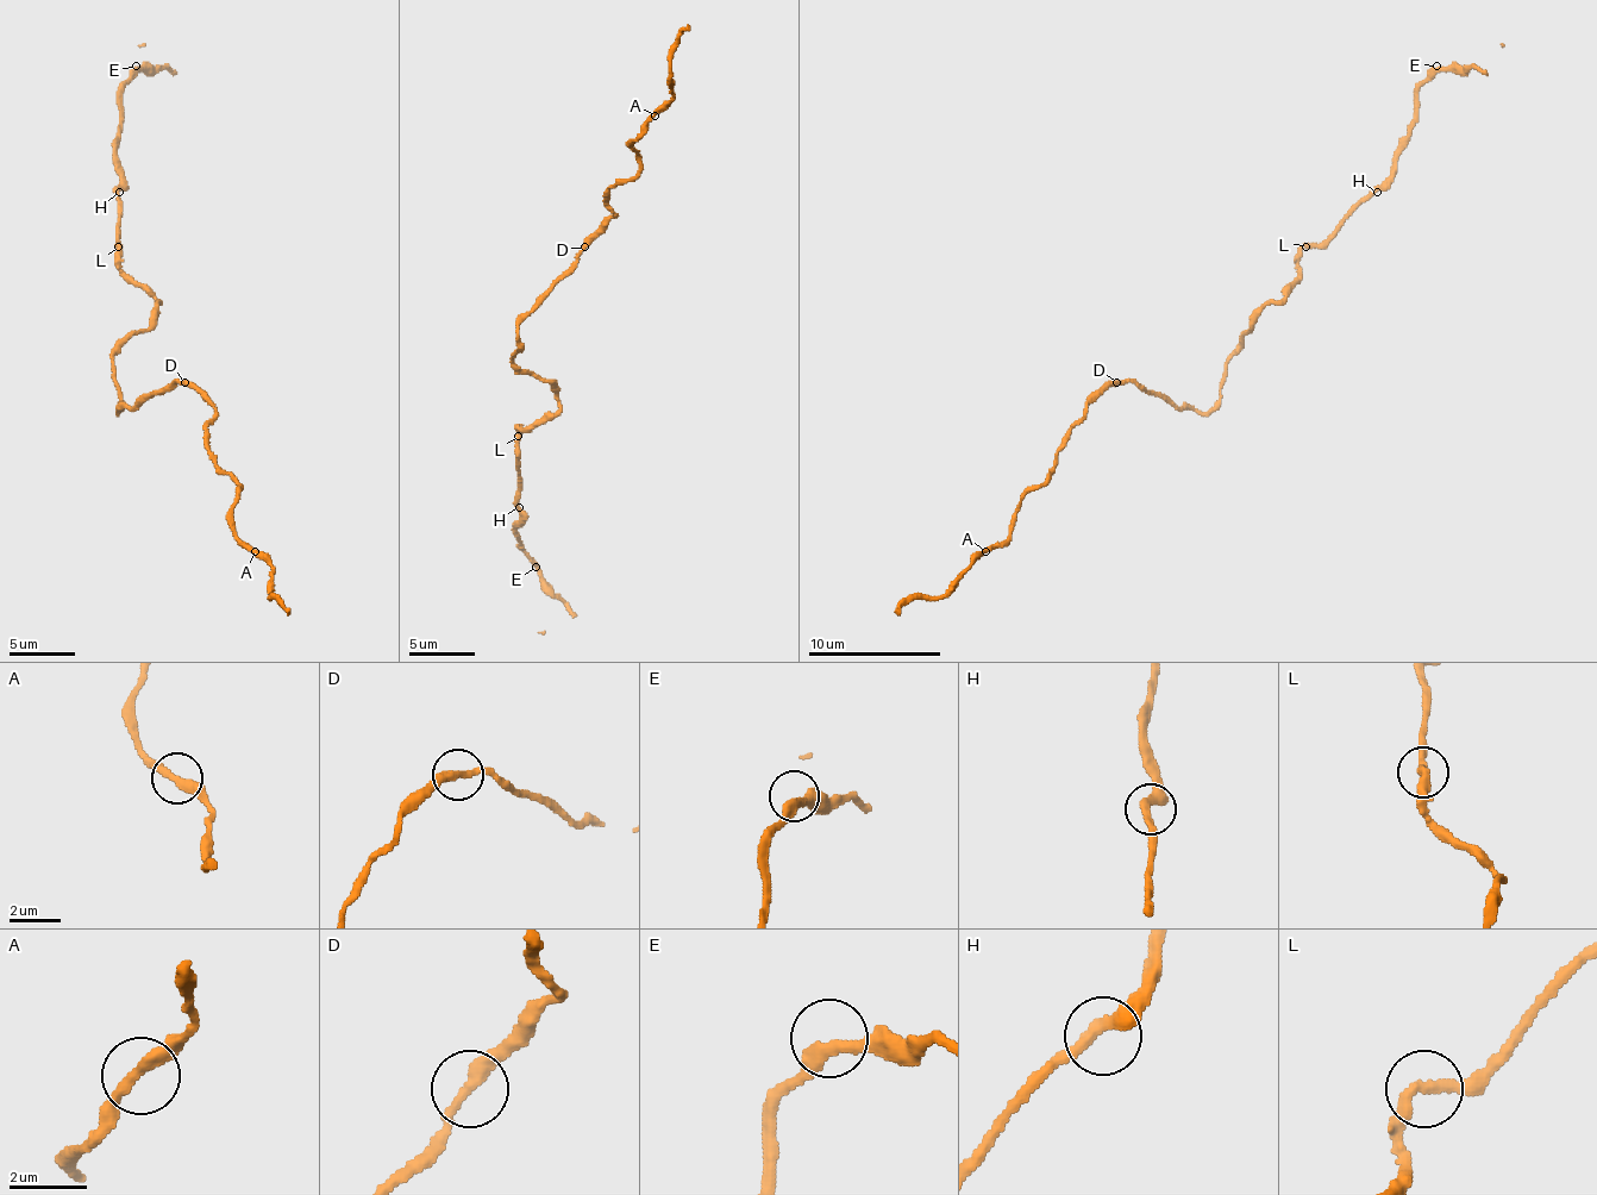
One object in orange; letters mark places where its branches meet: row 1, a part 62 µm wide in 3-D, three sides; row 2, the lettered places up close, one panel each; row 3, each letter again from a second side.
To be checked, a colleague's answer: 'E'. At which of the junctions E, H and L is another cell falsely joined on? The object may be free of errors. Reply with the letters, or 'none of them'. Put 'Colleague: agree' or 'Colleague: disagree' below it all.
none of them
Colleague: disagree

